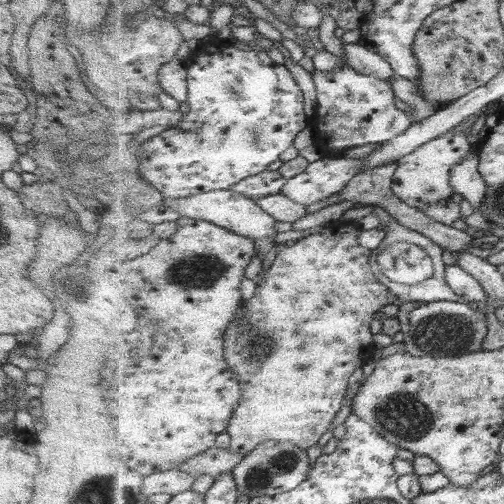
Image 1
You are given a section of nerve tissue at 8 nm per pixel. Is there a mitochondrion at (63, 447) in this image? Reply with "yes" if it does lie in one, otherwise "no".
no

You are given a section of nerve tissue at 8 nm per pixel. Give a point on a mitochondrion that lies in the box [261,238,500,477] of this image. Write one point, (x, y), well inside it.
(401, 414)

